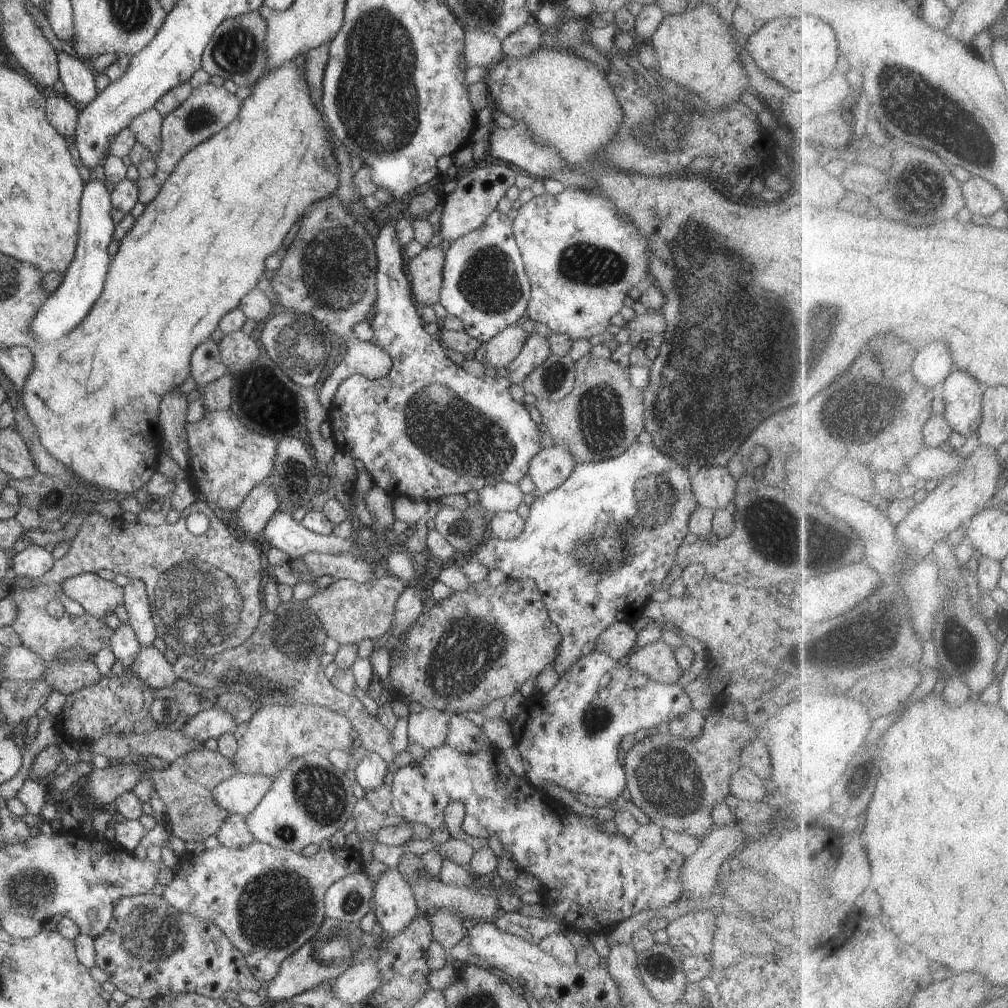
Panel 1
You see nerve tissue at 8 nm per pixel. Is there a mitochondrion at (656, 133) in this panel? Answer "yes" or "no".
yes

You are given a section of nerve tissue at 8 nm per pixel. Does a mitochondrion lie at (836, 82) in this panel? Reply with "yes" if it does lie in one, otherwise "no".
no

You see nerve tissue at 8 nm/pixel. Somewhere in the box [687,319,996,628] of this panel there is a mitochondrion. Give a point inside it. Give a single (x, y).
(880, 399)

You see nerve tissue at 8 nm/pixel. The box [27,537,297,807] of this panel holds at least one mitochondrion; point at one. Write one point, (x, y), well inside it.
(197, 602)

